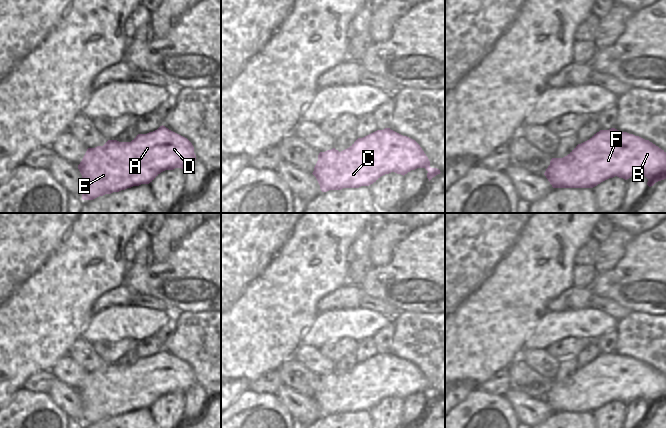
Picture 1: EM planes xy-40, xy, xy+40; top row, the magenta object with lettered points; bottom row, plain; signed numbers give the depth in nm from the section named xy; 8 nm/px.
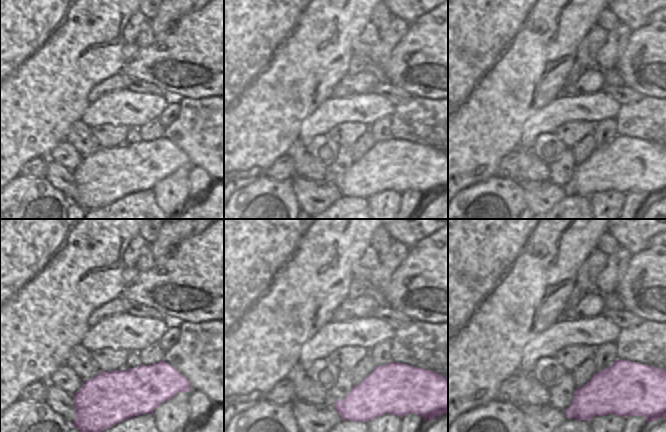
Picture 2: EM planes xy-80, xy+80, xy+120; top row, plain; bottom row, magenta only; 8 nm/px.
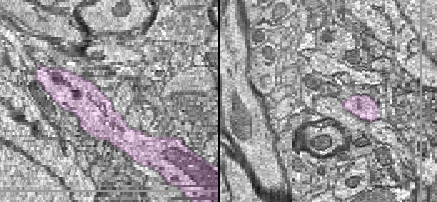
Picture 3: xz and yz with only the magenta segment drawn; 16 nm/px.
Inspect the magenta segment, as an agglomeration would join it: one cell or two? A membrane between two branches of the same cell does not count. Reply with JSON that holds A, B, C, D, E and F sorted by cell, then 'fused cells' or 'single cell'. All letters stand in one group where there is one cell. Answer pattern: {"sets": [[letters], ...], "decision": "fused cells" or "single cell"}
{"sets": [["A", "B", "C", "D", "E", "F"]], "decision": "single cell"}

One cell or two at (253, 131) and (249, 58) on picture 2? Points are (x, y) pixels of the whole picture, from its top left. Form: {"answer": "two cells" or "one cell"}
{"answer": "one cell"}

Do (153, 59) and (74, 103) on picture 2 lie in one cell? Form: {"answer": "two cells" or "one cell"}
{"answer": "two cells"}

